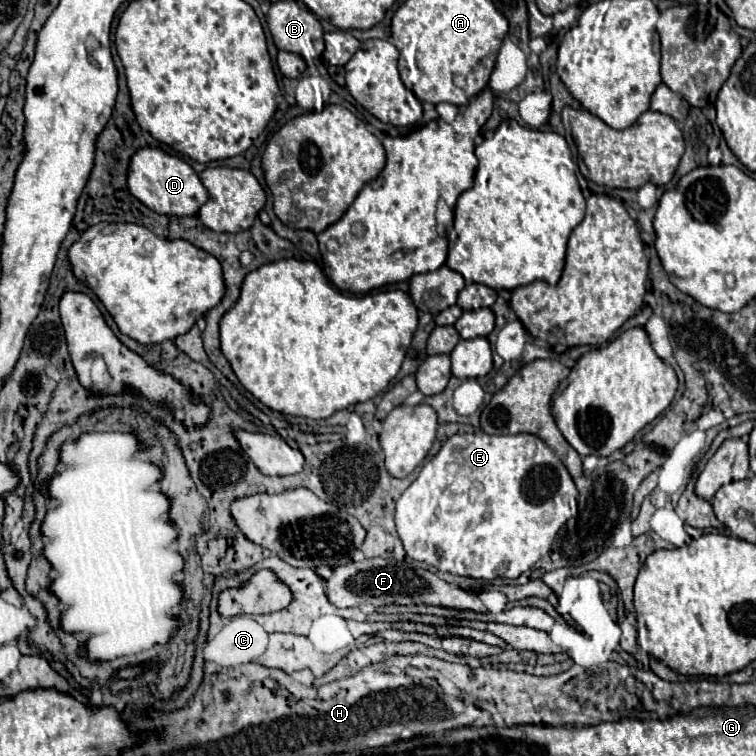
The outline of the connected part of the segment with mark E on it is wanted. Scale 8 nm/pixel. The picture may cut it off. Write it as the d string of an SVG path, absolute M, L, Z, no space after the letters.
M463 433L449 437L397 499L395 525L405 553L415 561L473 579L517 579L549 553L559 527L578 515L577 497L578 491L567 467L537 435Z

